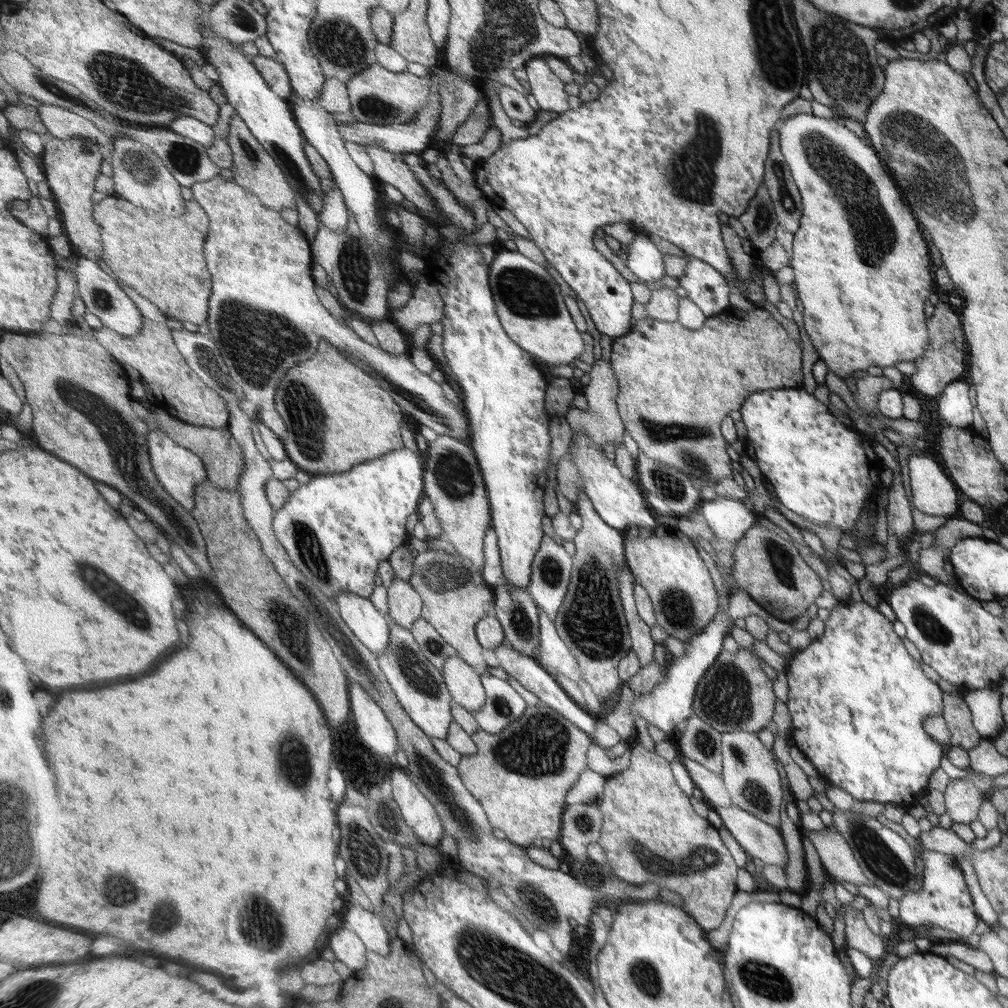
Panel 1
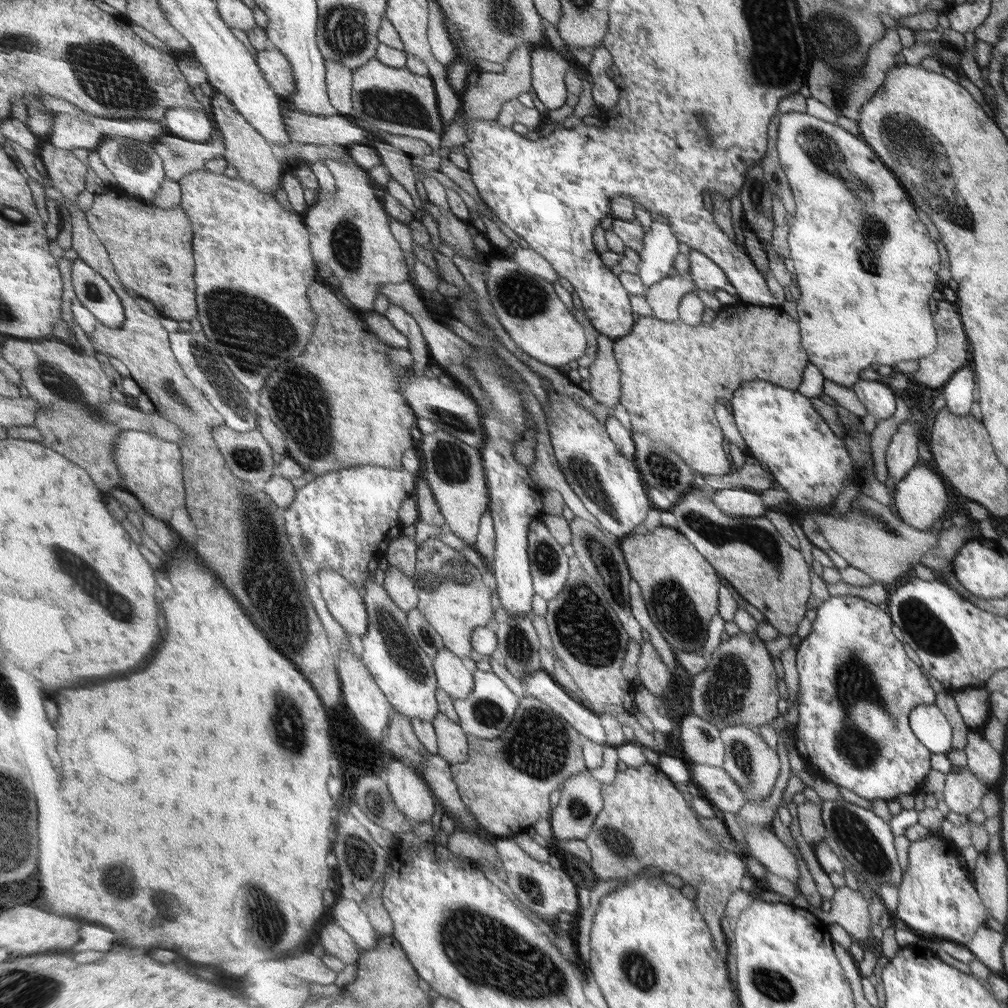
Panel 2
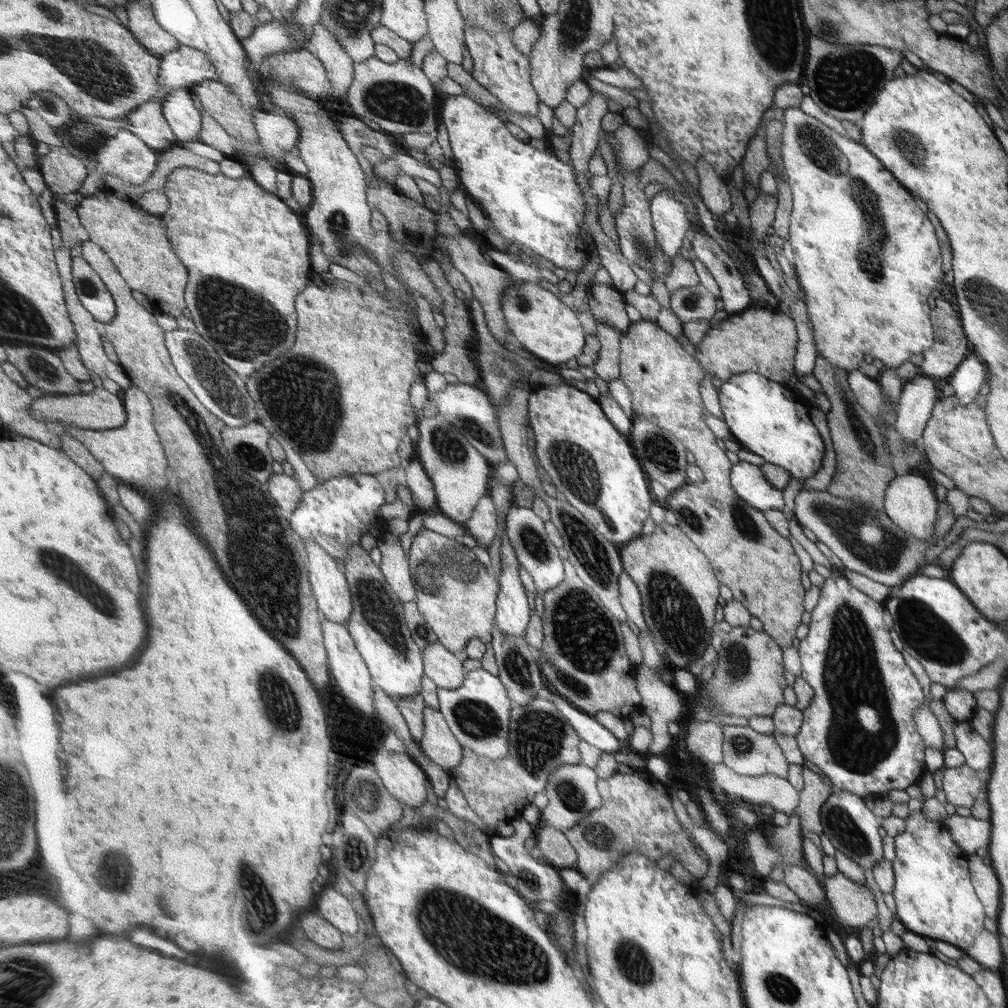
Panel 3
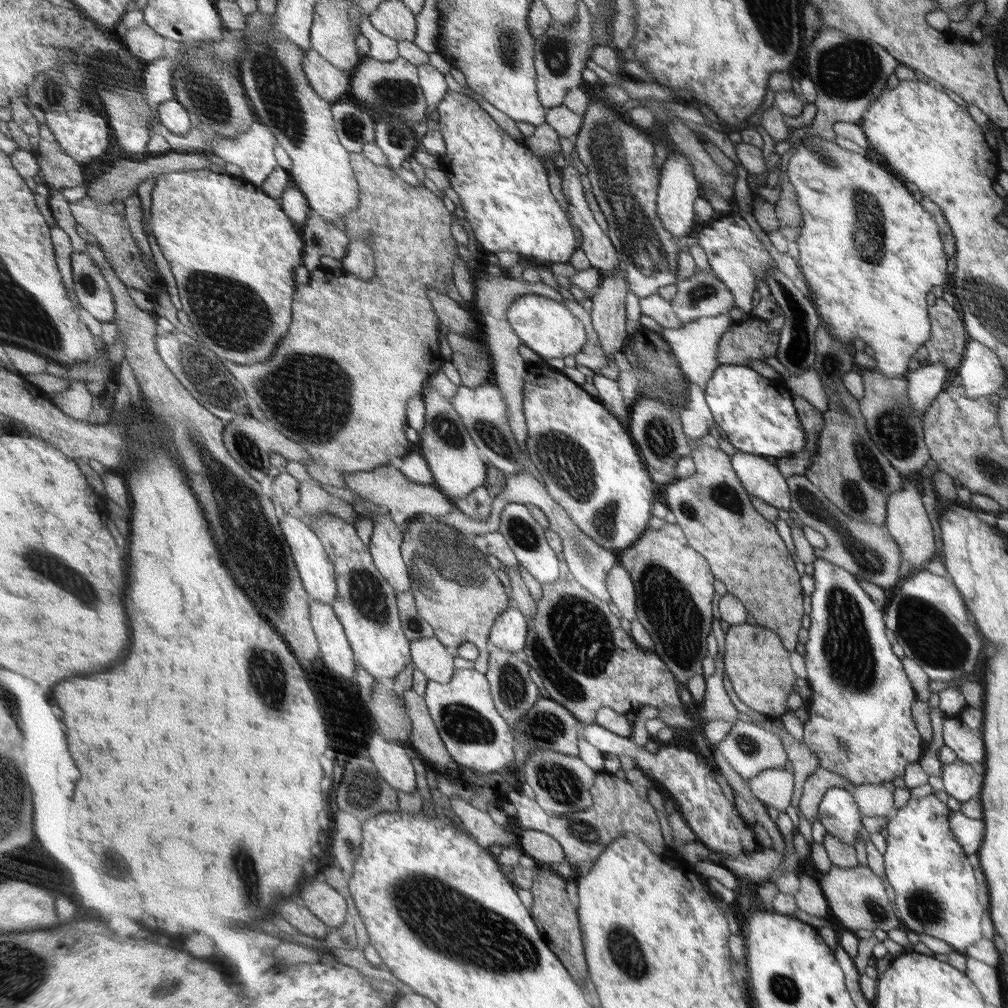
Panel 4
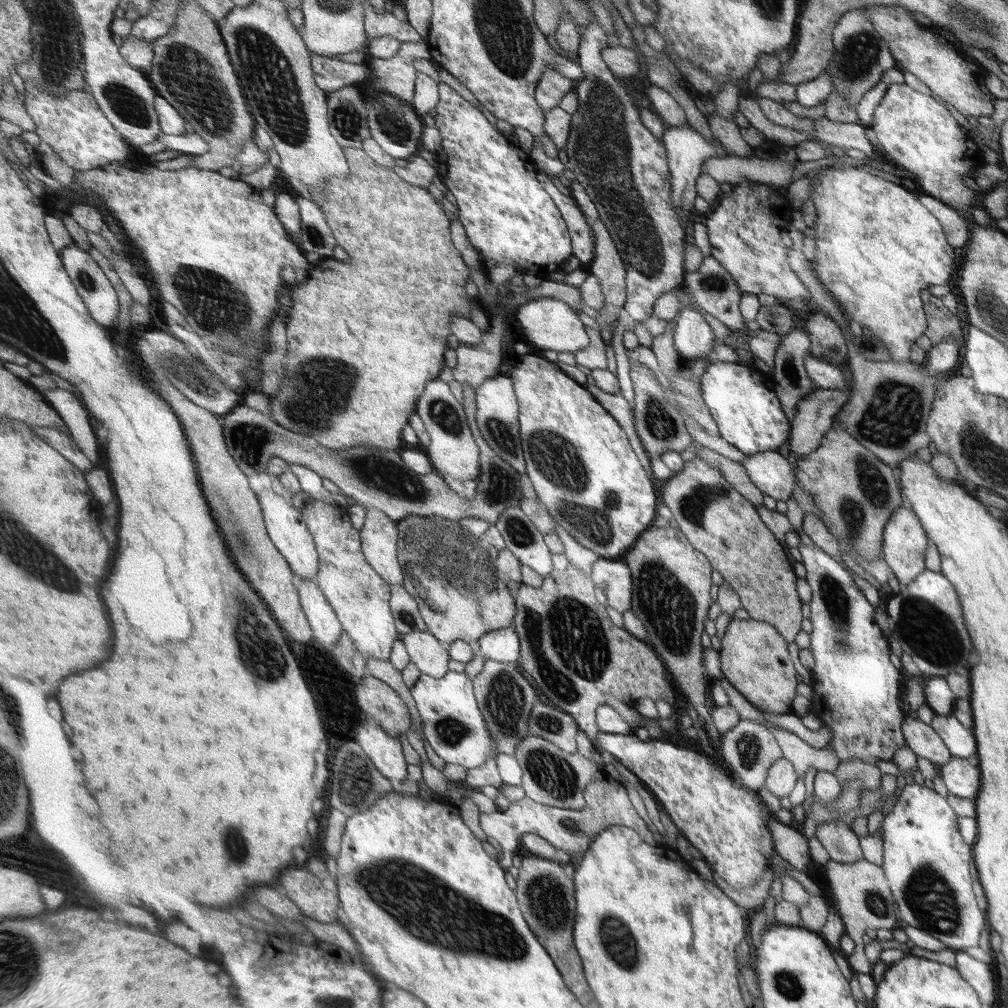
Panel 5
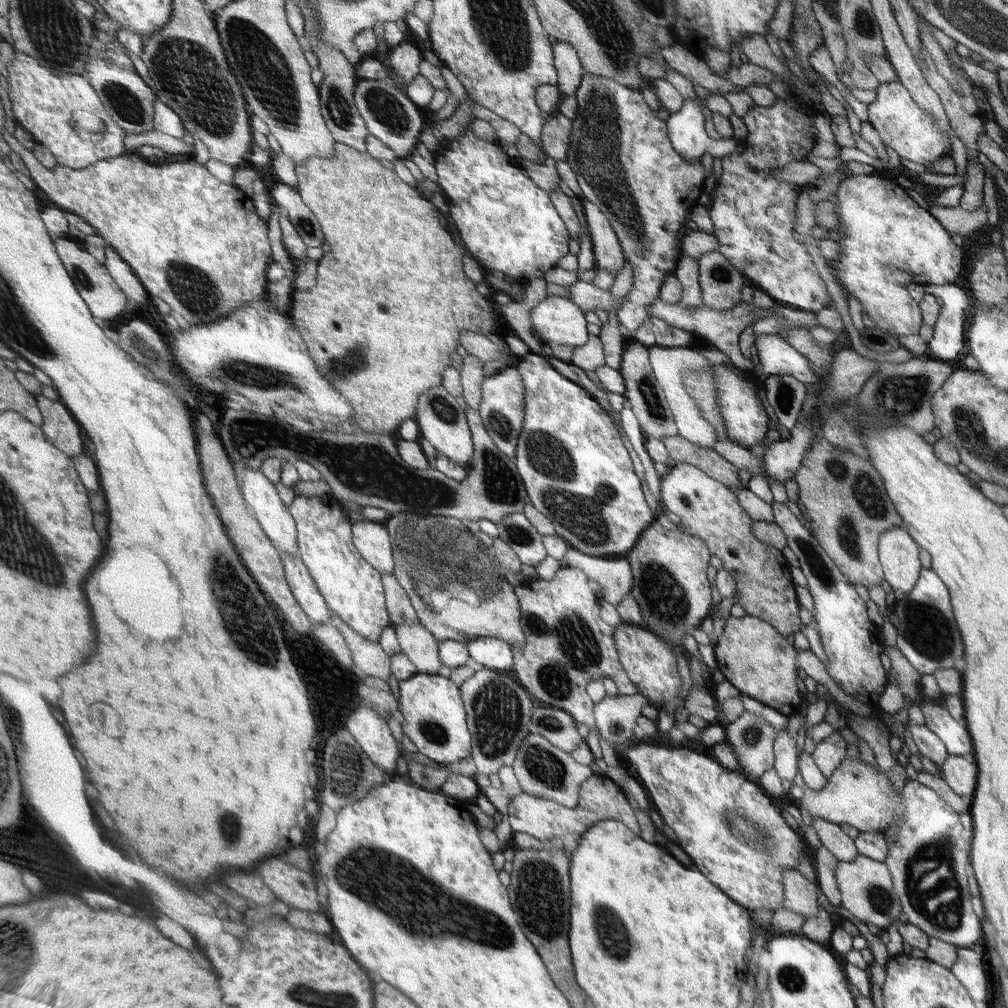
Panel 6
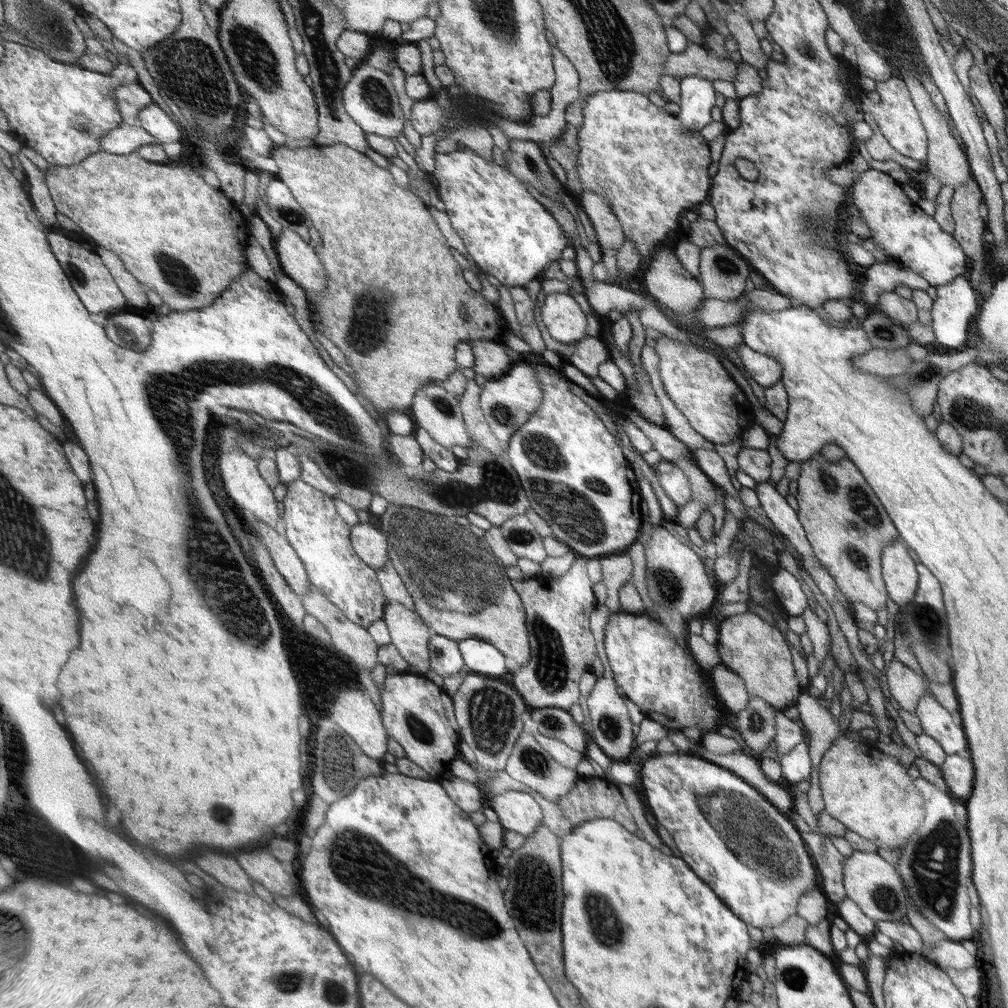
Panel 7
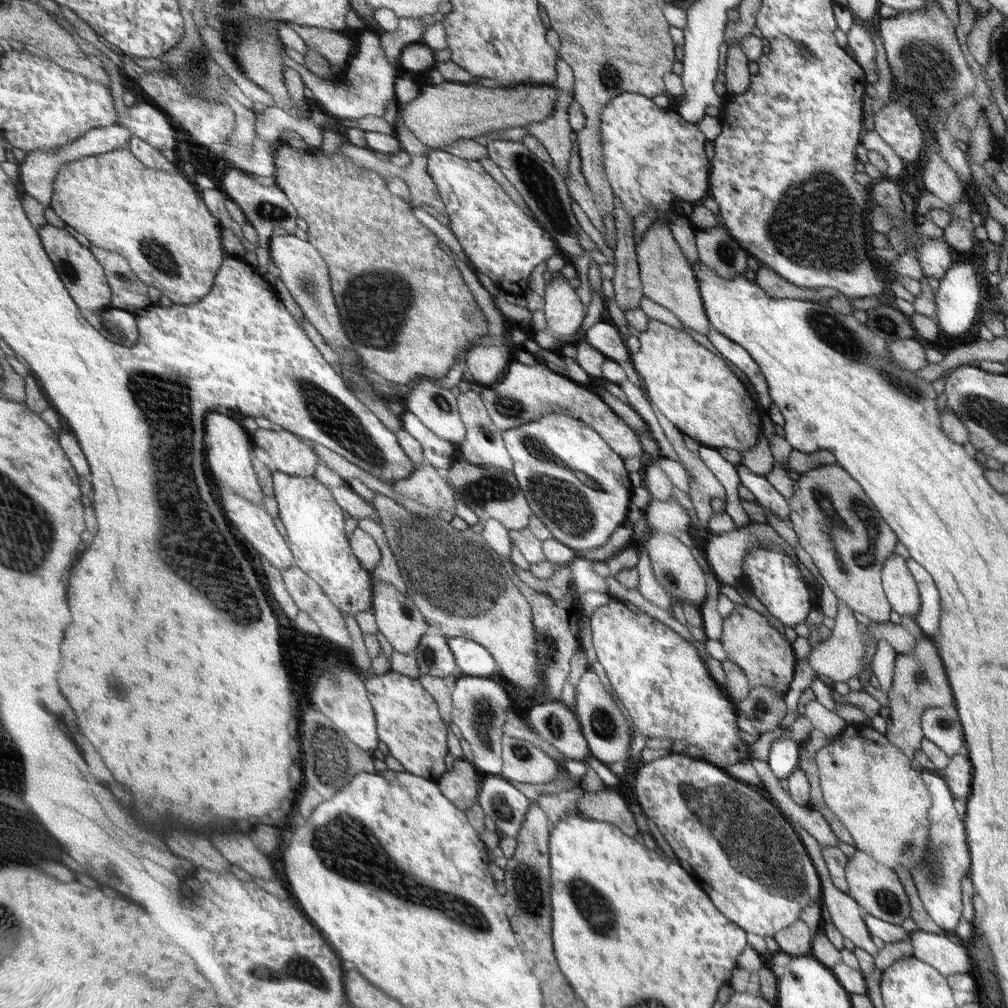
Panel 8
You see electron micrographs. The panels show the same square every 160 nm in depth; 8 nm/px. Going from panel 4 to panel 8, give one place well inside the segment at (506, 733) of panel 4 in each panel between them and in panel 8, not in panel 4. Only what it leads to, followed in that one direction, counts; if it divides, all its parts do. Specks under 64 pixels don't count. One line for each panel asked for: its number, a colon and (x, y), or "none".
5: (454, 727)
6: (434, 718)
7: (417, 714)
8: (409, 723)

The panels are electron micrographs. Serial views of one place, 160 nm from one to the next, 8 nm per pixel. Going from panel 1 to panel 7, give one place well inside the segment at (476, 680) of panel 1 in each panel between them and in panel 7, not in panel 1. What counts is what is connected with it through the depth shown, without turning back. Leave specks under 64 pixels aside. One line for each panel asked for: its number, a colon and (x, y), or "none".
2: (452, 675)
3: (440, 664)
4: (430, 655)
5: (425, 649)
6: (417, 641)
7: (410, 633)

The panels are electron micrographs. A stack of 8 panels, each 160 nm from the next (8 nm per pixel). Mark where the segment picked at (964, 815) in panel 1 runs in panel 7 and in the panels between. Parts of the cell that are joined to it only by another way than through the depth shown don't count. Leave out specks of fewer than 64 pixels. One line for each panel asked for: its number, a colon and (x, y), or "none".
2: (962, 791)
3: (960, 785)
4: (959, 780)
5: (961, 779)
6: (960, 775)
7: (958, 773)

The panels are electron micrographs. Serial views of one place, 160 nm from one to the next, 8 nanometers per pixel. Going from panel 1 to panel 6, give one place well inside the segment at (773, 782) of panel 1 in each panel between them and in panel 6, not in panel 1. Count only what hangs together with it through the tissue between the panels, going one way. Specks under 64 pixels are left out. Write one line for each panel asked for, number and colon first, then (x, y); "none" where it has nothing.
2: (753, 766)
3: (745, 752)
4: (748, 749)
5: (748, 750)
6: (751, 737)

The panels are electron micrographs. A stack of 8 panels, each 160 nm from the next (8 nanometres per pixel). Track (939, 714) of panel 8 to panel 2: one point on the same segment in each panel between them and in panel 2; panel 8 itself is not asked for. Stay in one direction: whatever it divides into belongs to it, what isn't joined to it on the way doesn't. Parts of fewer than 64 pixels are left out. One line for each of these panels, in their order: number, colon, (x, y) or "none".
2: (982, 759)
3: (978, 754)
4: (957, 736)
5: (960, 743)
6: (954, 737)
7: (934, 719)

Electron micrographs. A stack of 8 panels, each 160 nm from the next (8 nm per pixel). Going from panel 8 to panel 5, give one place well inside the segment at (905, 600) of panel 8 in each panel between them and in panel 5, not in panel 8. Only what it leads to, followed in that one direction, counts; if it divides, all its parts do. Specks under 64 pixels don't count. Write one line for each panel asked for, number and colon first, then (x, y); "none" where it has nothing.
5: (904, 542)
6: (898, 552)
7: (899, 572)

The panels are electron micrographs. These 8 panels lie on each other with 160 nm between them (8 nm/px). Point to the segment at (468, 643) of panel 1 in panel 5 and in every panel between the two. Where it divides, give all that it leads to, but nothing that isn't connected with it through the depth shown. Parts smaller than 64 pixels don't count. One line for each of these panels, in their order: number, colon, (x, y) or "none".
2: (453, 597)
3: (457, 596)
4: (457, 592)
5: (441, 550)

